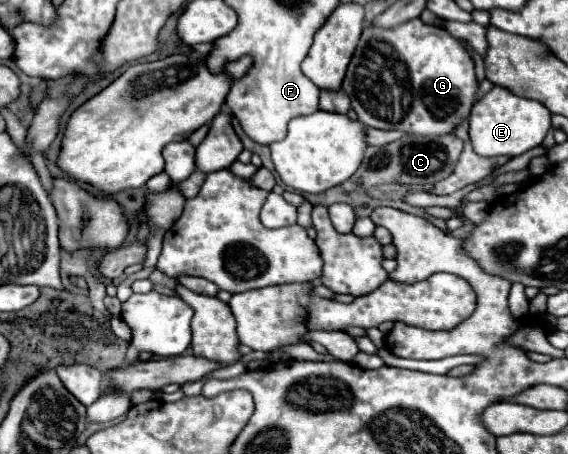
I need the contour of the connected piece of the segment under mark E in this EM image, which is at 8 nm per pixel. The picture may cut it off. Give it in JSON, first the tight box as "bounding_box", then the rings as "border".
{"bounding_box":[470,85,552,157],"border":[[[494,85],[482,99],[478,99],[472,107],[470,115],[470,141],[476,153],[484,157],[510,155],[516,157],[532,147],[538,147],[546,133],[550,131],[552,113],[544,109],[540,101],[526,99],[514,95],[510,89]]]}

